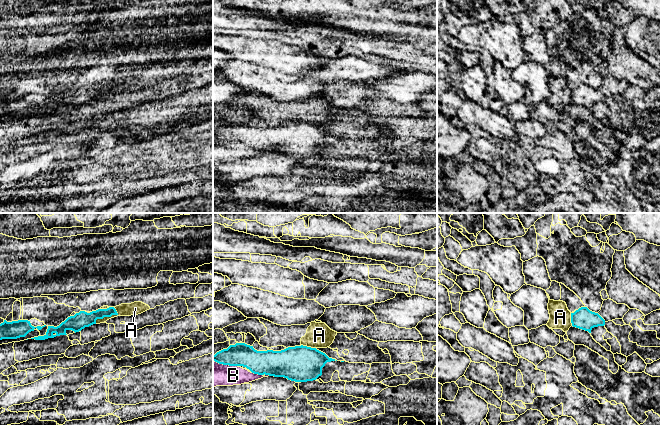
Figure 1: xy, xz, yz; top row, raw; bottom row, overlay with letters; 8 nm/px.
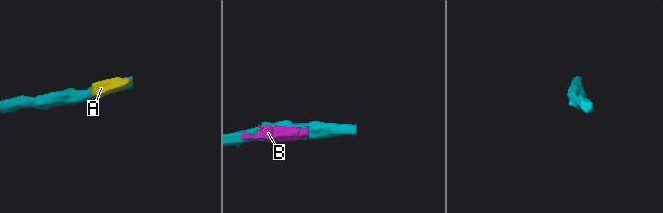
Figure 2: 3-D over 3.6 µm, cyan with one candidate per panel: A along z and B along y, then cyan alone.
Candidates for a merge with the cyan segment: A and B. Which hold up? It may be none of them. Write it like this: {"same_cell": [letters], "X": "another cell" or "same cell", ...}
{"same_cell": [], "A": "another cell", "B": "another cell"}

